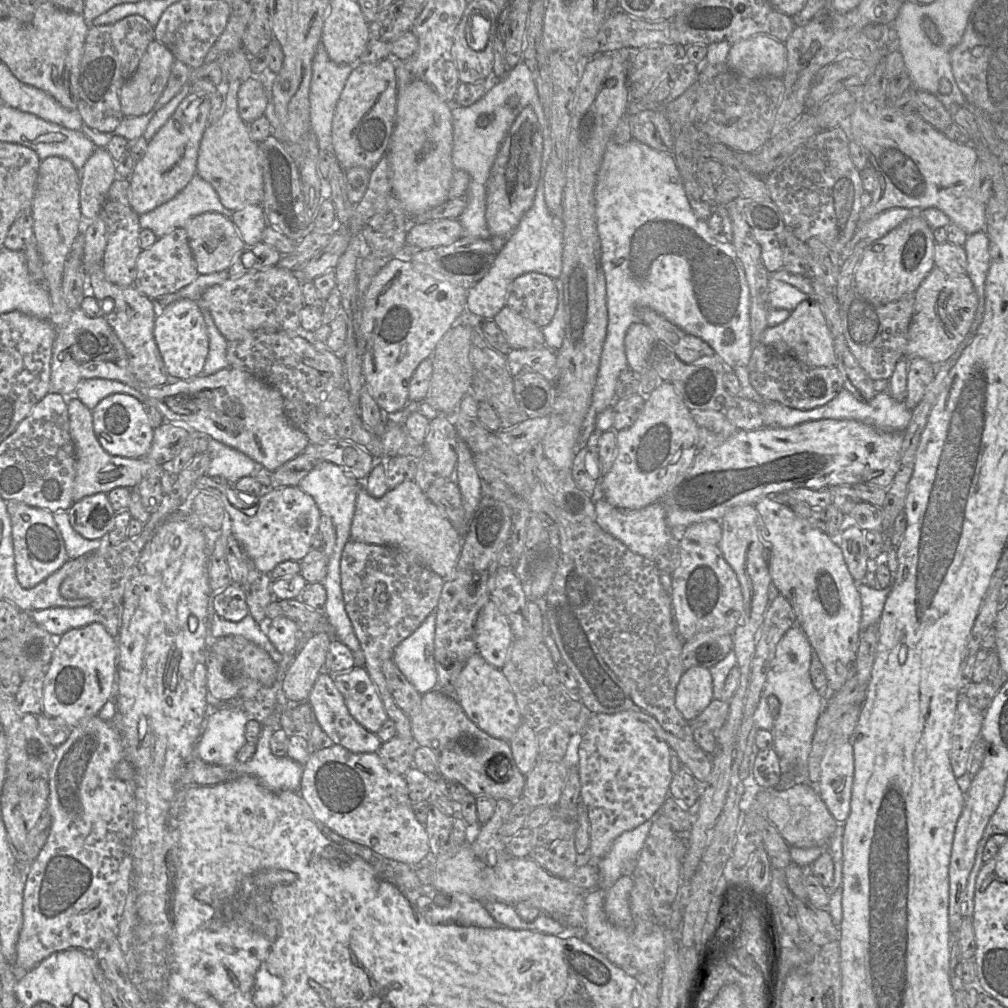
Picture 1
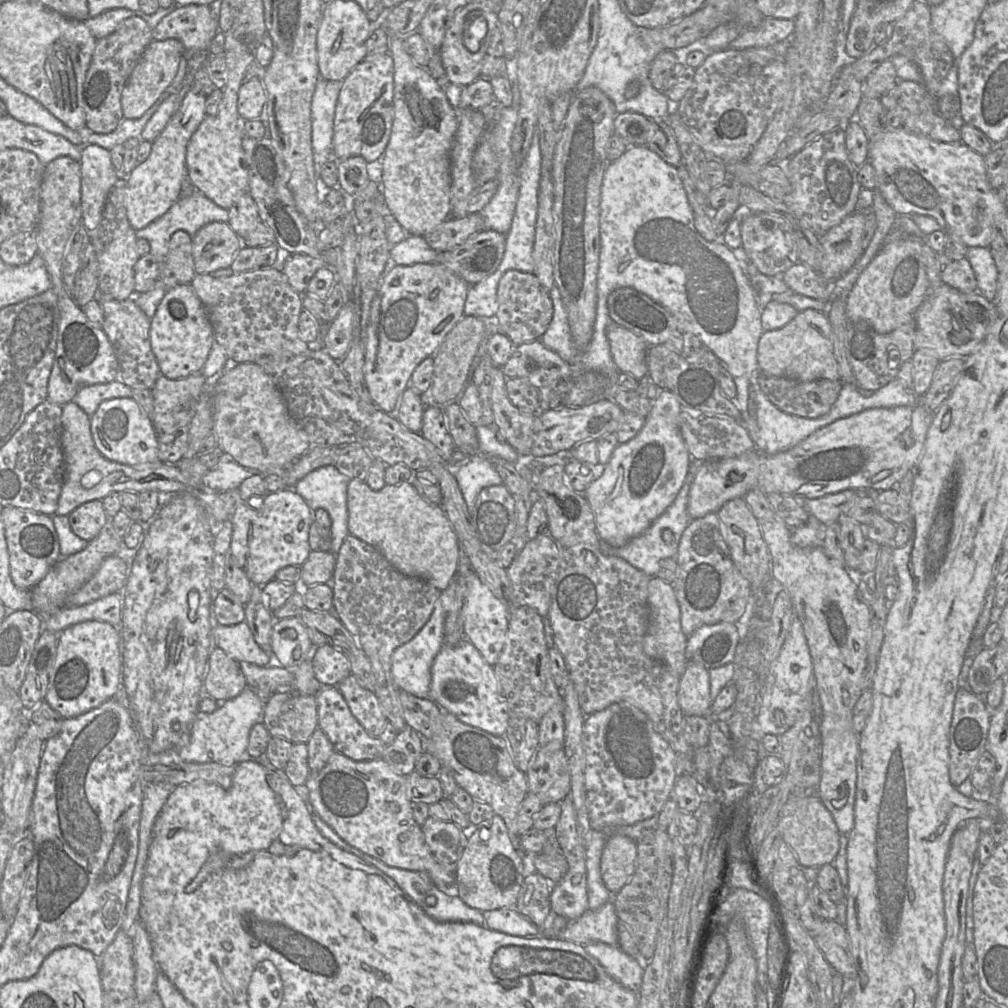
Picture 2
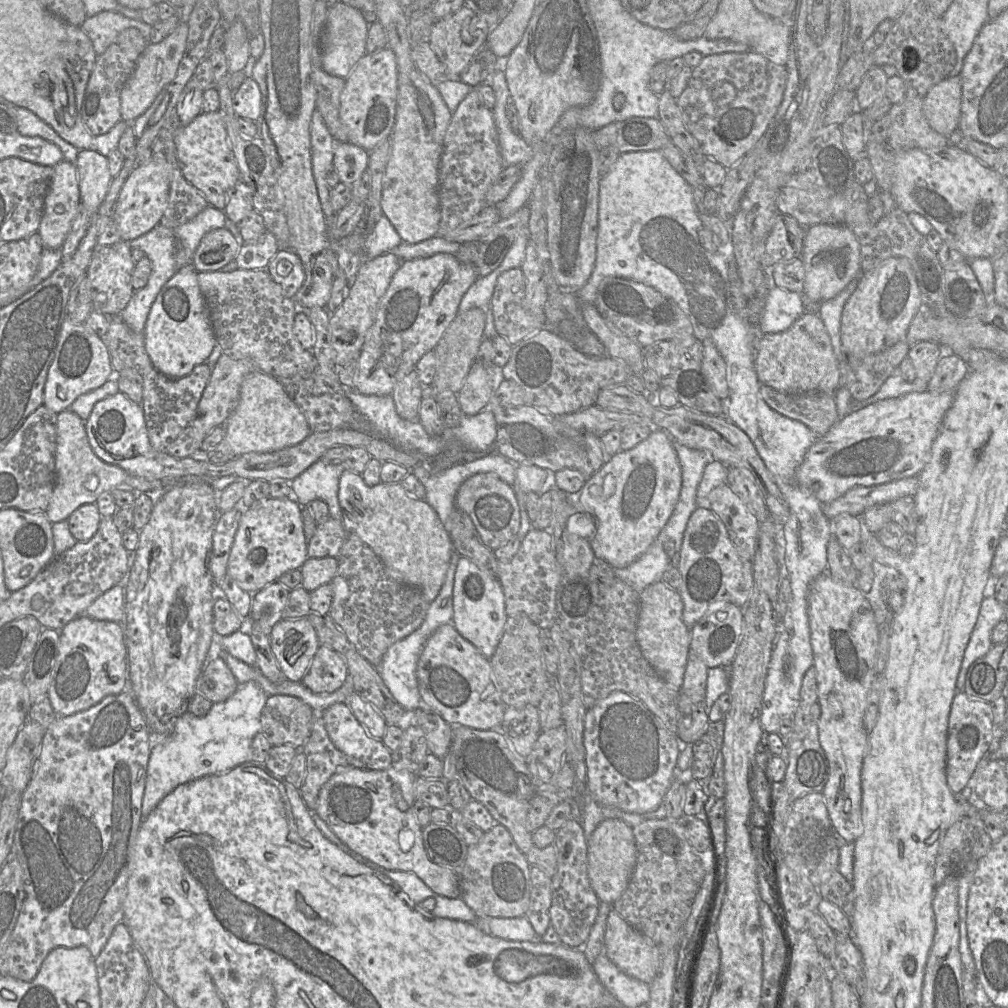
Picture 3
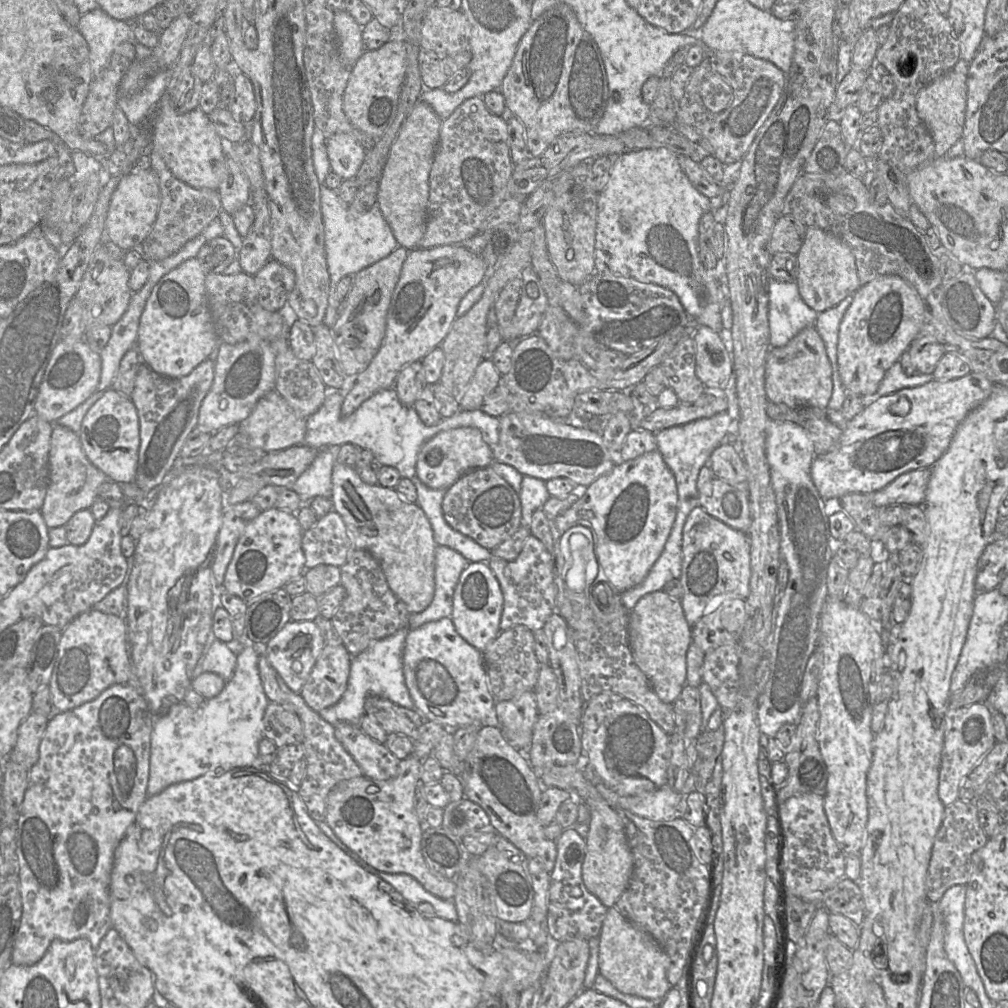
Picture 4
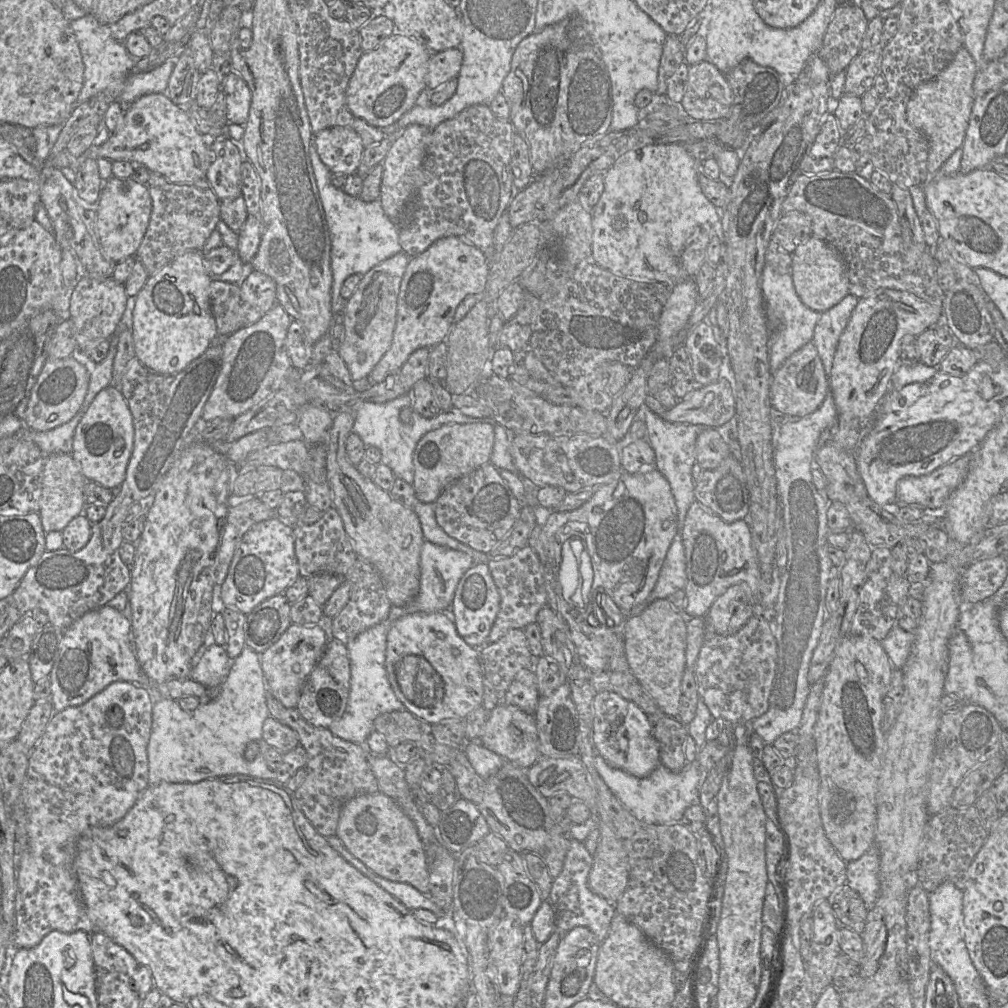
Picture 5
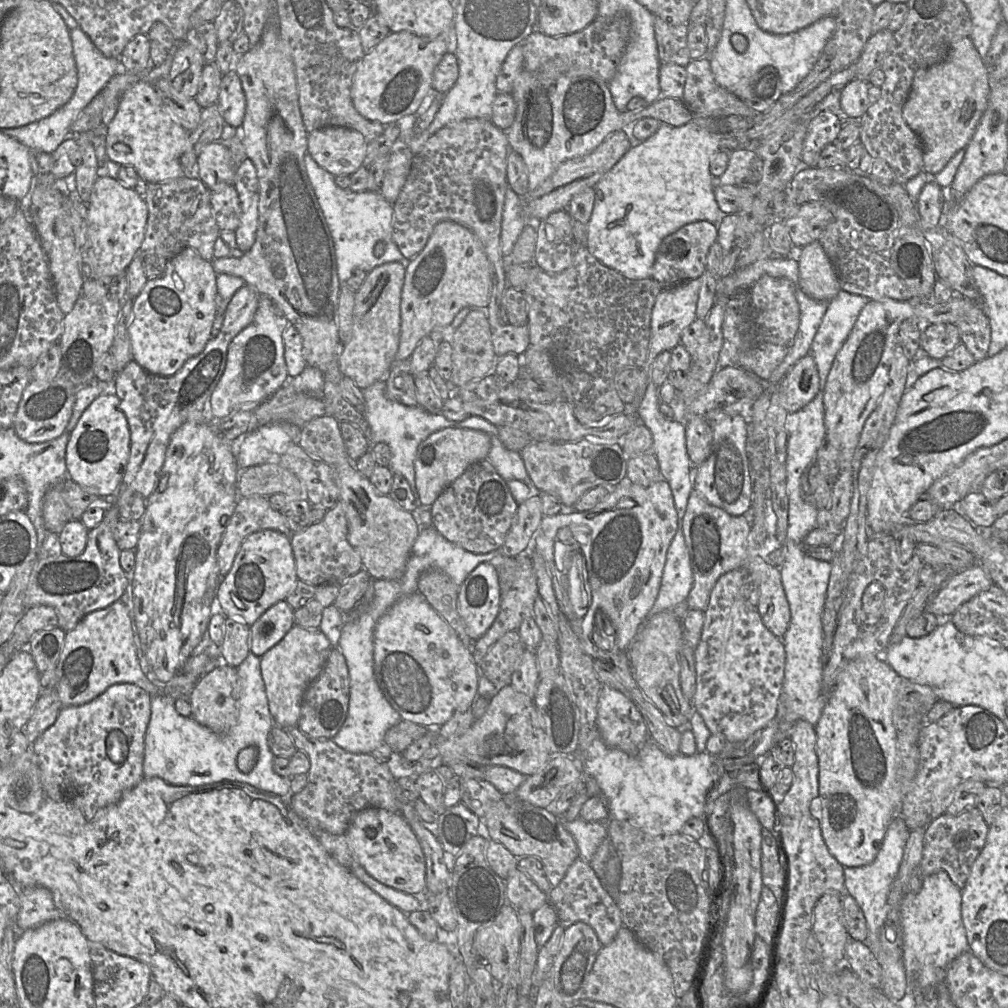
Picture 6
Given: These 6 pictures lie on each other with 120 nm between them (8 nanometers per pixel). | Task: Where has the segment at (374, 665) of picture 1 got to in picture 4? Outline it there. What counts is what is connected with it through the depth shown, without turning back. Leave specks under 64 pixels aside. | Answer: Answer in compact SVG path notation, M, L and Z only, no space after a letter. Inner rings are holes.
M354 547L340 569L340 585L345 588L346 596L331 623L340 641L352 656L408 627L411 613L405 603L391 591L380 563L370 552Z

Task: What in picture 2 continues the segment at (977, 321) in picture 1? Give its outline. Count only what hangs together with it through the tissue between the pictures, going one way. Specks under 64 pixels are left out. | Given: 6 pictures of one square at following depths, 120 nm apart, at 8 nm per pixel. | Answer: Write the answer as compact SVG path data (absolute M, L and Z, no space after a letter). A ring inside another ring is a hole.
M968 247L966 258L974 271L977 291L994 302L997 293L998 270L989 247Z

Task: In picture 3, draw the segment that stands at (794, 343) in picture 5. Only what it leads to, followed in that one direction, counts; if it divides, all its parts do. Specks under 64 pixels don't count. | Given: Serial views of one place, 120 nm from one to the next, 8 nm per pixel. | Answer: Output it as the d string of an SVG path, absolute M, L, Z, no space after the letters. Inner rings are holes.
M774 286L769 290L762 312L759 329L762 334L787 330L806 311L802 294Z

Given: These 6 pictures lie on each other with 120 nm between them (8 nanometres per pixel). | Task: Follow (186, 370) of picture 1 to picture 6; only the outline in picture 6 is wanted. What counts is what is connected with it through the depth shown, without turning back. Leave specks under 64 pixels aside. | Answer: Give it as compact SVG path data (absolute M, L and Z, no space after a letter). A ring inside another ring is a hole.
M185 248L181 253L168 261L164 273L150 278L134 298L132 320L129 327L132 358L147 372L171 376L184 363L201 353L211 339L211 331L216 316L217 273L212 261L204 260L196 250Z

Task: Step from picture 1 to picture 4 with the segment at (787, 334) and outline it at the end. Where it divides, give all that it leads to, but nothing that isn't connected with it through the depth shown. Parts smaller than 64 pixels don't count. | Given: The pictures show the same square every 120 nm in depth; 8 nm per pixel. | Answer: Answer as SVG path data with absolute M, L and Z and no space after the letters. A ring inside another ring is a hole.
M815 326L801 330L783 347L771 347L766 359L765 392L768 401L791 408L826 409L833 389L832 367Z

